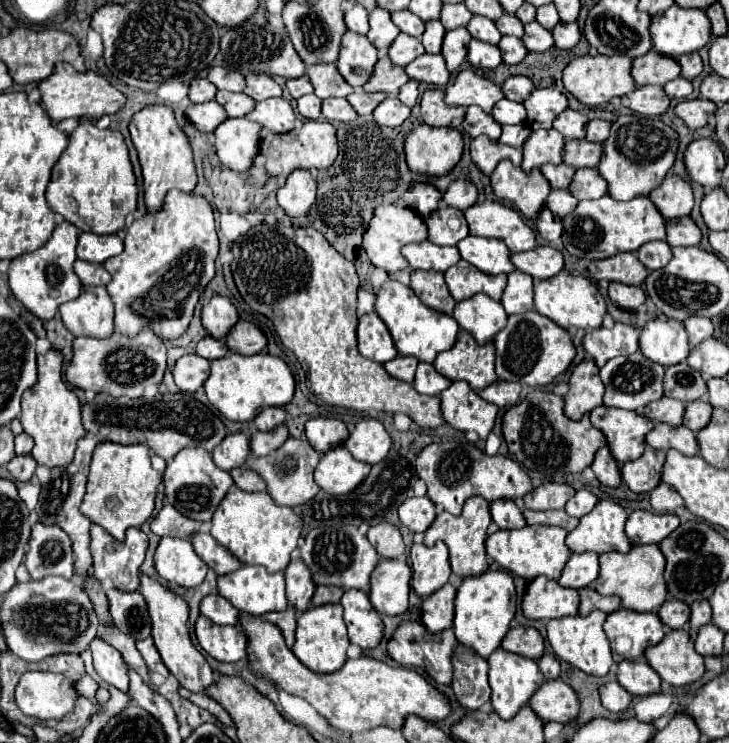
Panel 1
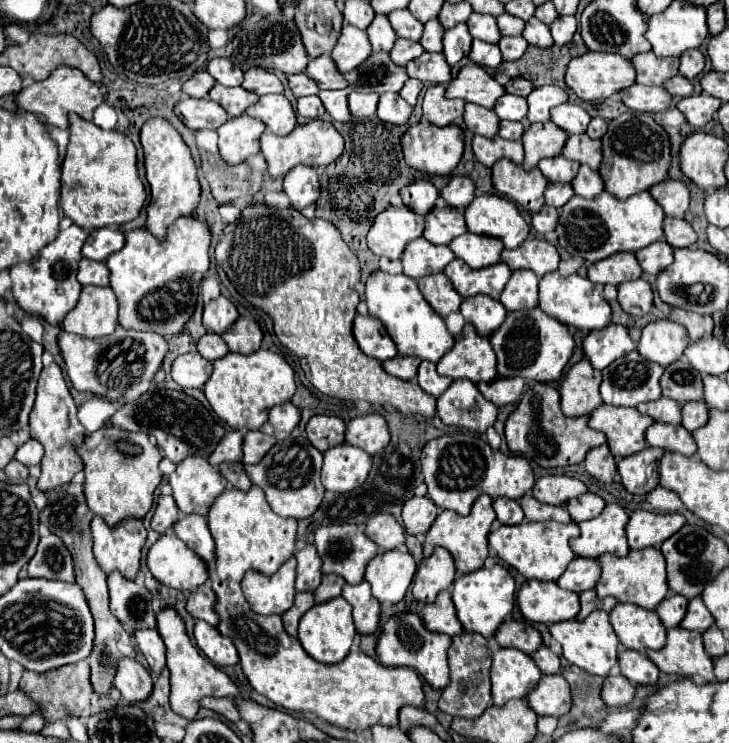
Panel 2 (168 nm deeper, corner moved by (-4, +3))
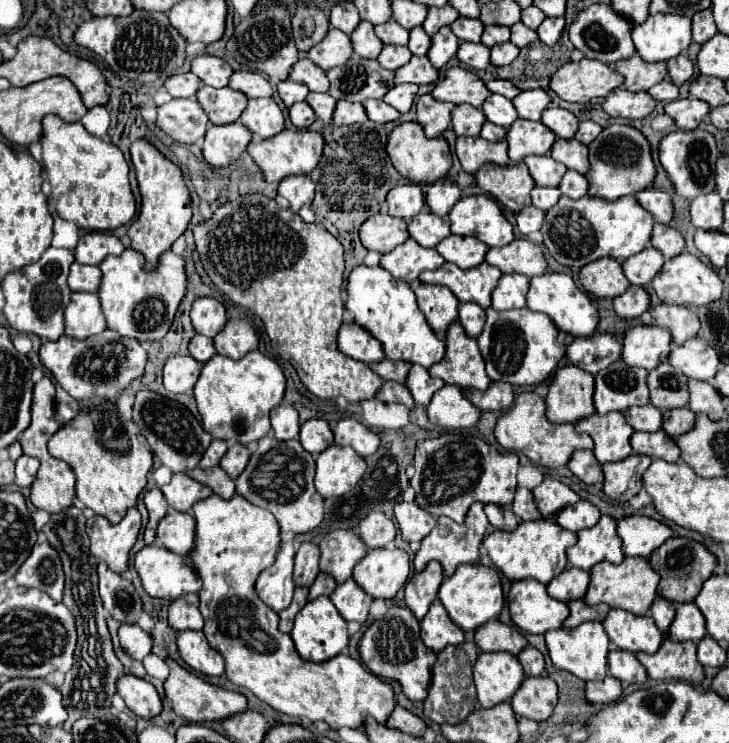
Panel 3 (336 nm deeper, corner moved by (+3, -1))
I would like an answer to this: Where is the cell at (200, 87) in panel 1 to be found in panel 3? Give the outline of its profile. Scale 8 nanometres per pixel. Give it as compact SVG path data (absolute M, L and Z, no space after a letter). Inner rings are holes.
M192 72L174 74L164 82L164 88L172 98L192 98L198 86L200 86L200 80Z

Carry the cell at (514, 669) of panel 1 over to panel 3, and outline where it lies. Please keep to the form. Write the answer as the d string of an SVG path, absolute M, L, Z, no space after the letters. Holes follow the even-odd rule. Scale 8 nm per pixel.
M480 652L472 670L476 698L482 708L492 708L498 702L510 700L524 680L518 658L508 652Z

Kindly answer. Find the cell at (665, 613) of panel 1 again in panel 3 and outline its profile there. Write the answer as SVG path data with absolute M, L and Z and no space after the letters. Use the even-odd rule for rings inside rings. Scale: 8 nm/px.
M656 598L652 608L650 608L650 614L658 626L660 632L666 632L668 626L672 624L674 620L674 614L676 614L676 604L670 602L670 600L664 600L664 598Z

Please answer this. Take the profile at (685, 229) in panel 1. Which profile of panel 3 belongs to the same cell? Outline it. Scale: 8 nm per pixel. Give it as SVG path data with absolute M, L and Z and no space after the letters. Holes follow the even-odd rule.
M654 224L652 246L664 254L664 258L674 258L684 250L684 238L678 230L668 224Z

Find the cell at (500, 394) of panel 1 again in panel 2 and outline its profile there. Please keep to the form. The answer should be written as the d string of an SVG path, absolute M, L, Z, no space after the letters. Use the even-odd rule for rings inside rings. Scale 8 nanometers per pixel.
M495 378L493 382L479 382L477 388L495 406L505 406L521 398L525 380L523 378Z

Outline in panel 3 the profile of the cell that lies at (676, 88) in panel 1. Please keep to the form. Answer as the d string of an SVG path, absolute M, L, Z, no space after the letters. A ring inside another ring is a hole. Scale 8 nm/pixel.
M664 78L658 86L652 86L648 92L658 102L670 102L670 100L676 100L678 98L678 86L674 86L670 82L670 78Z

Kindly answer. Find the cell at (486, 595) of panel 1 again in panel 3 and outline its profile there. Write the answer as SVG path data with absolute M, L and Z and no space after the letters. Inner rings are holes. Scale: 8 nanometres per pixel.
M462 564L456 568L456 572L446 578L438 590L438 600L446 608L448 616L464 630L476 630L478 626L486 624L488 620L496 618L498 612L502 610L504 604L504 594L502 594L502 584L500 576L494 568L482 566L482 564Z

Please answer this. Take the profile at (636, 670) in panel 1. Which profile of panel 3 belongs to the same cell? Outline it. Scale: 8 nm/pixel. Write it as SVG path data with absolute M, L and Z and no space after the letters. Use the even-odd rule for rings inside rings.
M612 650L608 654L608 670L610 670L610 676L614 676L622 682L642 684L648 678L646 670L638 662L638 658L630 652L624 652L624 650Z

